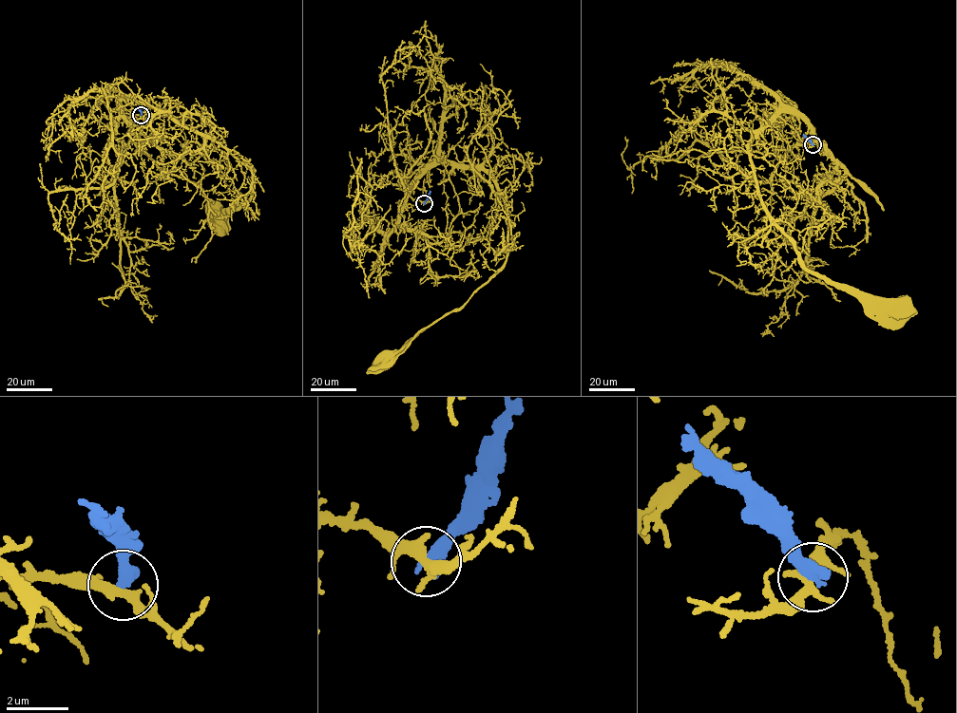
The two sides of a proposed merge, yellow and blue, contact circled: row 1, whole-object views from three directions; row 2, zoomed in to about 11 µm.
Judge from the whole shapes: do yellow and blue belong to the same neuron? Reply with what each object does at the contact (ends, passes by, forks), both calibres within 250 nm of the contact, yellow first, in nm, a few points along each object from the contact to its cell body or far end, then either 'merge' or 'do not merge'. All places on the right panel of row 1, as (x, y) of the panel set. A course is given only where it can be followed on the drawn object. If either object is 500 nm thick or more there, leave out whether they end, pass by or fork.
yellow passes by | blue ends | 360/440 nm | yellow via (812, 144), (816, 140), (806, 121), (785, 112), (756, 132), (749, 154), (765, 207), (800, 265), (901, 307) | blue via (813, 144), (803, 133) | do not merge

